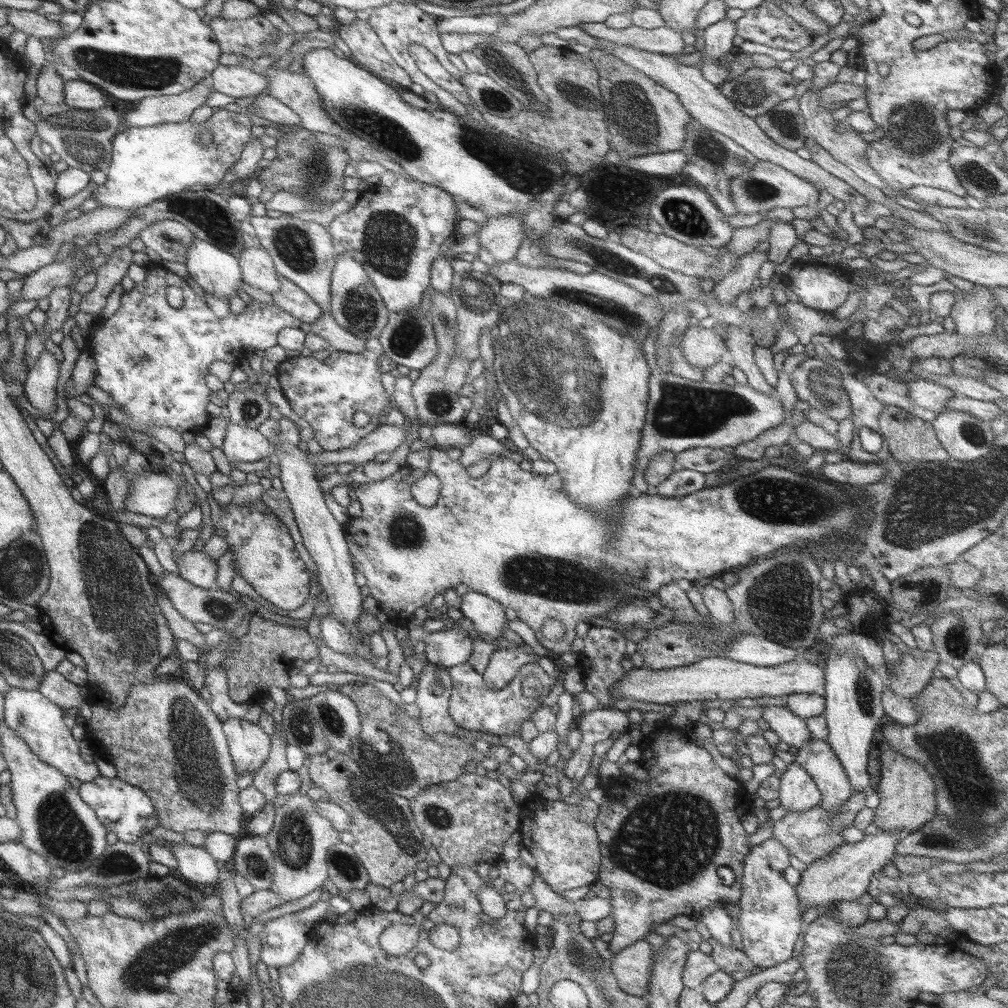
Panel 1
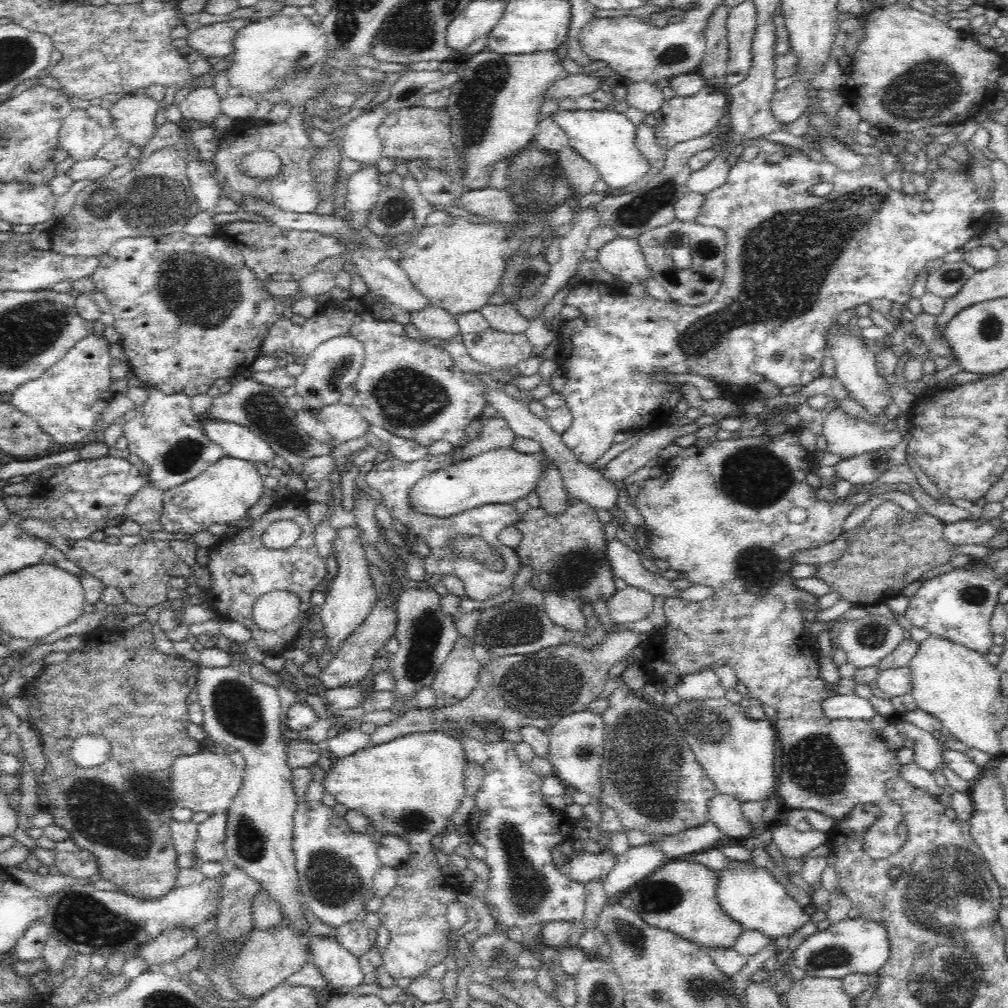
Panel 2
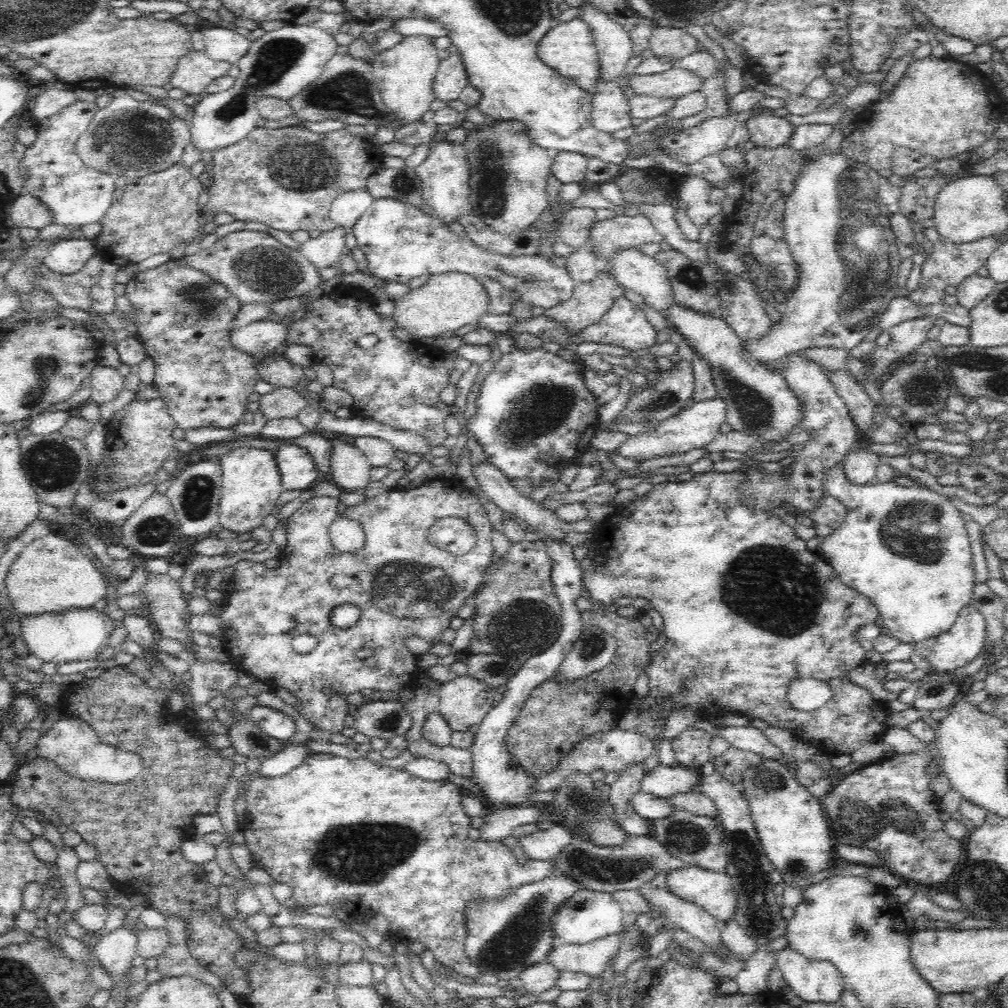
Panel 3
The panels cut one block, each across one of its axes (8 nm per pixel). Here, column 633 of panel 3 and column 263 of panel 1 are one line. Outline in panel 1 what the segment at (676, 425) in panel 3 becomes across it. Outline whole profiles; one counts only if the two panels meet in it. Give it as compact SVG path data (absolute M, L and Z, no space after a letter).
M227 426L221 446L231 468L241 462L257 462L271 454L271 442L247 426Z

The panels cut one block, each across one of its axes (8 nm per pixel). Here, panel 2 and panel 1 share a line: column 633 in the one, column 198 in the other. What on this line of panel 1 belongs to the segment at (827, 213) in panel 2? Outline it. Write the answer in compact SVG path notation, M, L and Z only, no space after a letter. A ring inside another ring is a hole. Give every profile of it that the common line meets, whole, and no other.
M157 266L153 270L147 270L145 282L135 284L129 292L123 292L119 298L119 308L115 314L111 314L105 320L97 320L95 326L89 330L87 336L87 350L93 356L95 362L95 378L93 386L101 388L117 406L119 414L135 422L137 426L159 426L159 428L171 428L177 430L179 434L183 432L193 432L193 430L203 430L209 422L209 414L205 412L205 406L209 404L209 394L205 386L205 376L209 374L209 366L213 362L225 362L233 364L237 356L253 348L253 352L265 352L267 348L277 346L277 334L281 328L299 328L301 322L281 310L275 304L259 304L251 300L251 304L245 304L243 312L239 314L227 314L225 318L217 318L205 298L199 298L193 294L189 288L189 282L183 278L171 274L163 266ZM169 286L177 286L183 292L183 304L181 308L171 308L165 302L165 290Z

